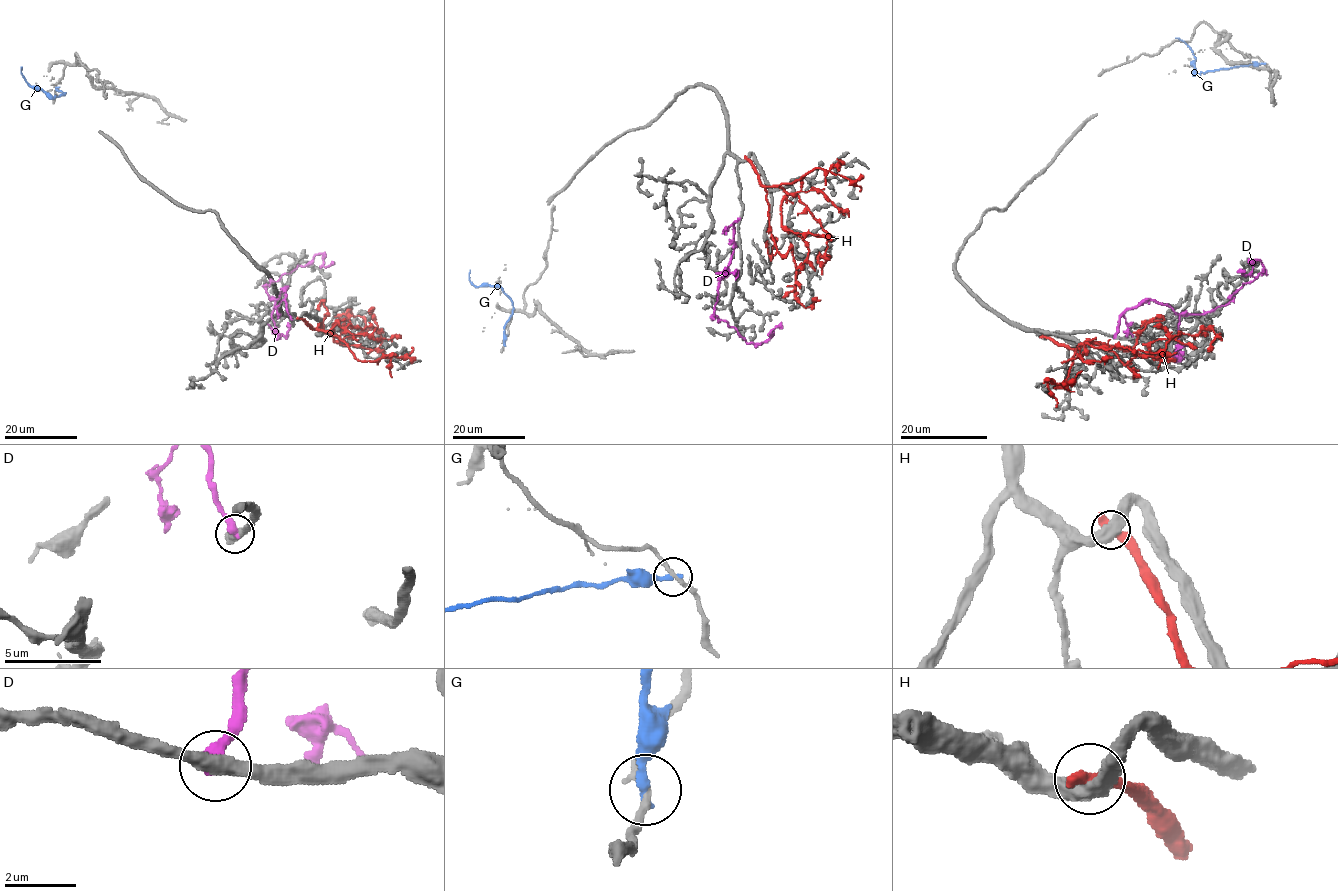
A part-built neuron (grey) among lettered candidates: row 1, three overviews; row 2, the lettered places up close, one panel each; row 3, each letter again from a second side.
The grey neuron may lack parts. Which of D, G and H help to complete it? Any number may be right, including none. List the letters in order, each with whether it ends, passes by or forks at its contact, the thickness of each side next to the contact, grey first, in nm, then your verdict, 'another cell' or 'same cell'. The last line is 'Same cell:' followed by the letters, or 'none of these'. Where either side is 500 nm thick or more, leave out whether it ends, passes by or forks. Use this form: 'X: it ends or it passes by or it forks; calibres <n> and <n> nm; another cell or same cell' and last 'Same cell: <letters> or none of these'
D: it ends; calibres 400 and 420 nm; another cell
G: it ends; calibres 170 and 280 nm; another cell
H: calibres 550 and 500 nm; another cell
Same cell: none of these

